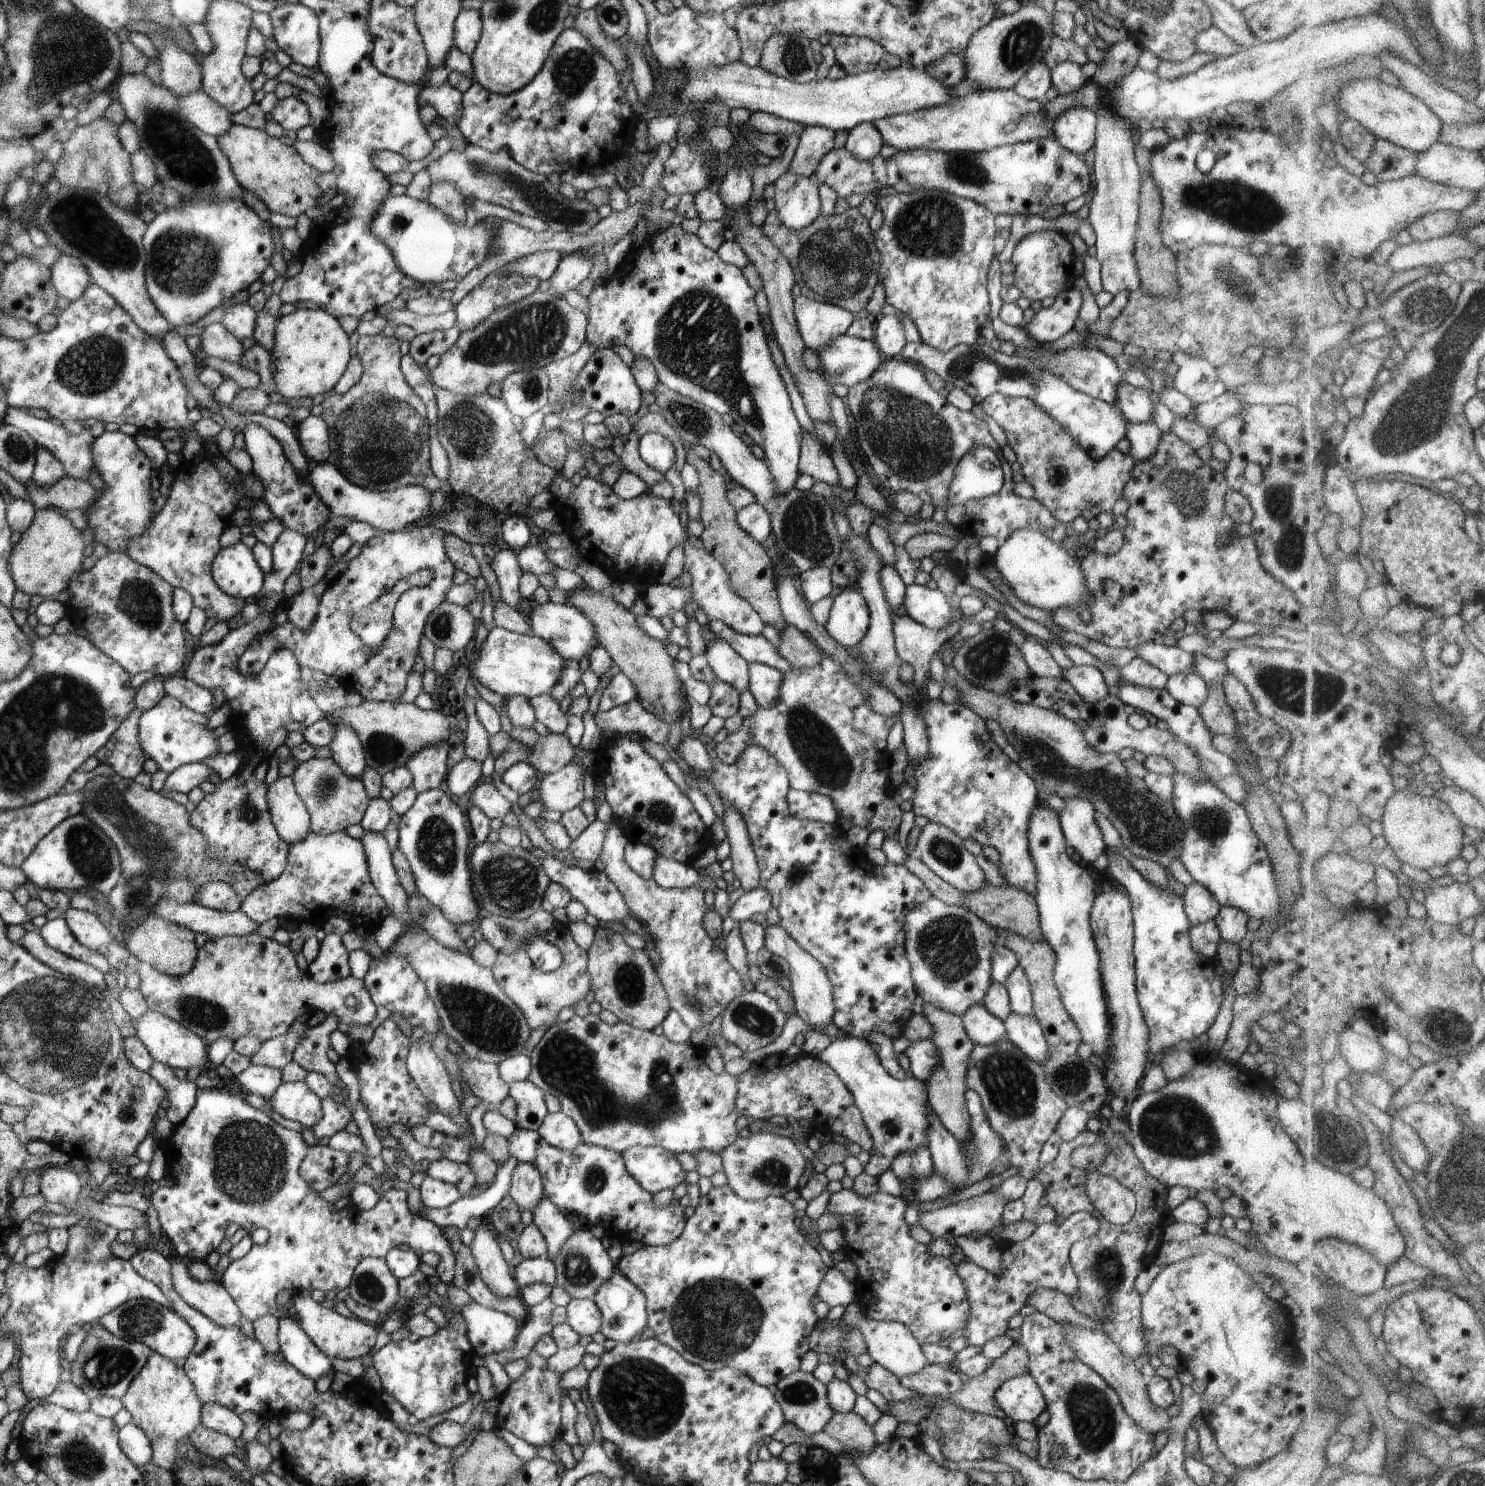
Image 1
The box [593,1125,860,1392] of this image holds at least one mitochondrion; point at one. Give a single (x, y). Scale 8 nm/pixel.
(715, 1319)

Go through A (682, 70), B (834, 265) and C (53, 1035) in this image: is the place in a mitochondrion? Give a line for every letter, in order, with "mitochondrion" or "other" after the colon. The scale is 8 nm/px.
A: other
B: mitochondrion
C: mitochondrion

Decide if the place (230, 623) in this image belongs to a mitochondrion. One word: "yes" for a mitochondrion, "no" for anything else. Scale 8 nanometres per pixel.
no

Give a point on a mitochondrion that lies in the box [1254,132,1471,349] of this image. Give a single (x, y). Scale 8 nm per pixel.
(1431, 307)

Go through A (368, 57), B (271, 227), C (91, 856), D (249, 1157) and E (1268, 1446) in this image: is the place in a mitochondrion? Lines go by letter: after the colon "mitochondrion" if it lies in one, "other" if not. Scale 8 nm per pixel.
A: other
B: other
C: mitochondrion
D: mitochondrion
E: other

